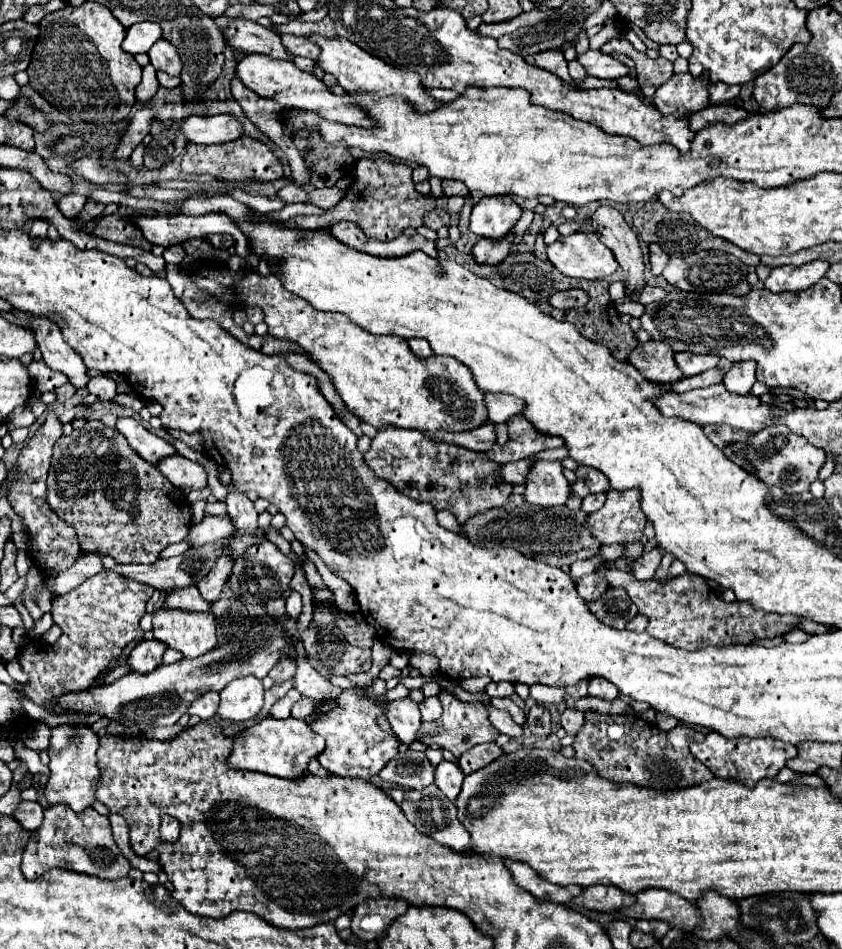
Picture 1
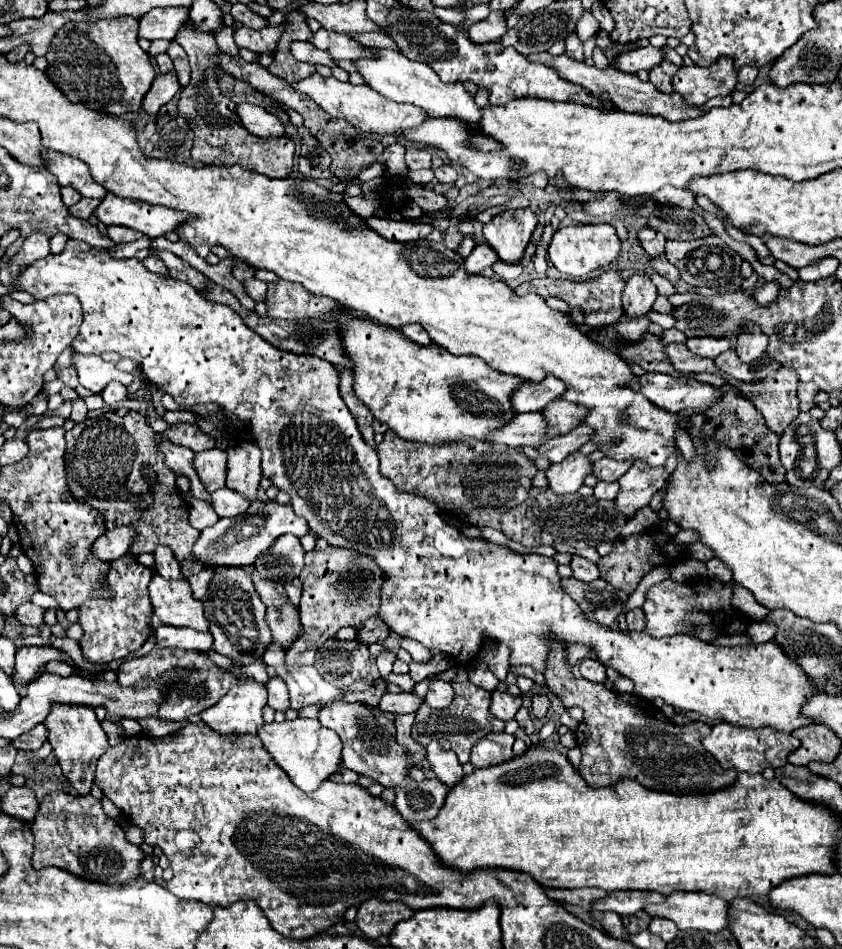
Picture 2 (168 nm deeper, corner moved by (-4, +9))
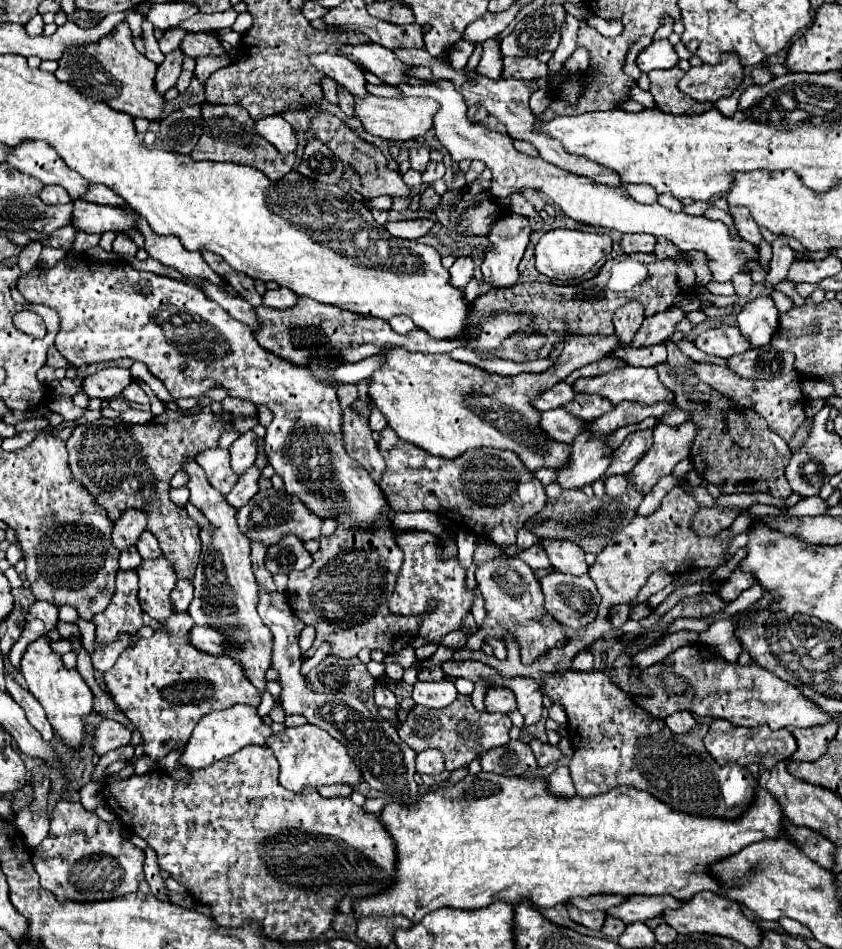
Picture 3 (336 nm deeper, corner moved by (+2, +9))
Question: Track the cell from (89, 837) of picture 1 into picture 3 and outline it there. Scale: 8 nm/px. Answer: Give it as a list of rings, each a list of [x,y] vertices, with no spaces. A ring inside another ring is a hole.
[[[59,800],[55,804],[49,834],[37,848],[33,848],[31,854],[31,862],[41,878],[41,886],[55,892],[59,900],[107,900],[137,892],[137,886],[143,880],[143,860],[145,852],[121,836],[119,820],[103,822],[95,812],[85,810],[81,802],[69,800]]]

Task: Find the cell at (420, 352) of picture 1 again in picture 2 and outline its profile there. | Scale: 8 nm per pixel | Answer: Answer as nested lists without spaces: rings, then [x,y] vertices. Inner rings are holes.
[[[403,324],[403,326],[401,326],[401,332],[403,332],[409,340],[413,340],[415,344],[421,344],[421,346],[431,344],[431,338],[429,338],[429,334],[425,332],[425,328],[421,328],[421,324]]]

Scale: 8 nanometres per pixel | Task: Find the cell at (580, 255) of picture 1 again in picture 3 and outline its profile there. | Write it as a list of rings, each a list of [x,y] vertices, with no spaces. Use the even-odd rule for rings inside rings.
[[[557,228],[557,230],[545,232],[539,244],[535,246],[535,258],[537,258],[535,266],[541,274],[549,276],[551,280],[573,282],[581,278],[585,272],[589,272],[591,266],[595,266],[609,252],[611,252],[611,238],[607,234],[591,234],[591,232],[581,232],[581,230]]]

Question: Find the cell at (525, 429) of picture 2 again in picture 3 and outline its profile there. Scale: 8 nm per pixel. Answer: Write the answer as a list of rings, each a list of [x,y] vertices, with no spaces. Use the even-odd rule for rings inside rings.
[[[555,408],[555,410],[547,410],[539,414],[539,426],[541,430],[555,442],[567,442],[571,444],[571,440],[579,434],[579,428],[583,428],[583,420],[563,412],[563,408]]]

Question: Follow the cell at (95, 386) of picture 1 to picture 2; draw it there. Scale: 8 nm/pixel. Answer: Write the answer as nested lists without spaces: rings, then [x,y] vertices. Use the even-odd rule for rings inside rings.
[[[111,382],[111,384],[103,390],[101,396],[103,396],[105,404],[115,406],[115,404],[119,404],[119,402],[123,402],[123,400],[127,398],[127,388],[121,388],[119,382]]]

